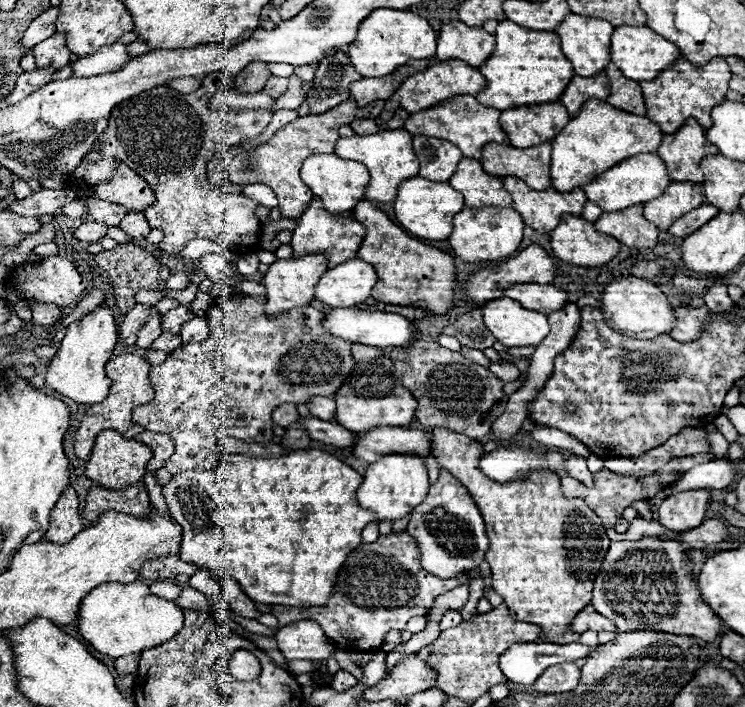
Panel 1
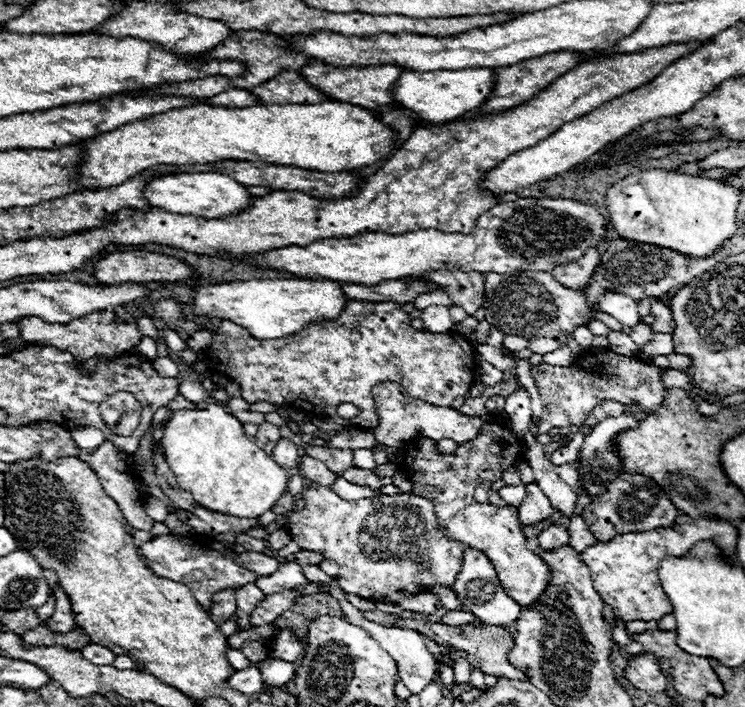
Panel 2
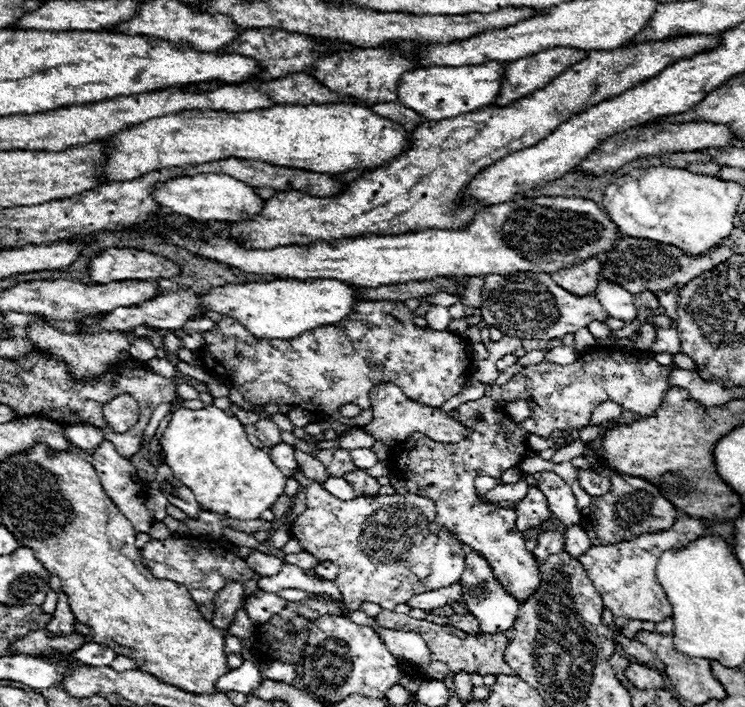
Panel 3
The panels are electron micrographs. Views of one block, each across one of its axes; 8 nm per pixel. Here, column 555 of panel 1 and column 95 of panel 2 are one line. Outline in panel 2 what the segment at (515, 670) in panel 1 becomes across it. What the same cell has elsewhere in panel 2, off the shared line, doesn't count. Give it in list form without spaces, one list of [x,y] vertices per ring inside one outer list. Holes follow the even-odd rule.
[[[88,644],[88,646],[84,646],[84,648],[80,650],[80,654],[82,654],[84,660],[88,660],[88,662],[92,662],[92,664],[98,664],[98,666],[108,666],[108,664],[112,664],[114,658],[116,658],[112,650],[104,648],[104,646],[100,646],[100,644]]]

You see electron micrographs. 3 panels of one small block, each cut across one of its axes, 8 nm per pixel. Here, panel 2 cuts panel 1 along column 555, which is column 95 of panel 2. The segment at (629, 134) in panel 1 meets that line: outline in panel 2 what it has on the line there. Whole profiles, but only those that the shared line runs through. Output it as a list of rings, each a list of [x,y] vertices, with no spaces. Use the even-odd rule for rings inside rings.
[[[326,102],[326,104],[260,104],[258,108],[214,108],[214,106],[190,106],[190,108],[178,108],[174,112],[162,112],[158,116],[134,122],[134,124],[126,124],[126,128],[118,128],[118,132],[106,132],[106,136],[96,136],[94,140],[86,140],[84,144],[88,146],[88,154],[82,162],[82,182],[88,190],[94,188],[102,188],[102,186],[116,186],[128,178],[138,176],[144,170],[154,170],[156,166],[182,166],[182,164],[208,164],[208,162],[220,162],[220,160],[262,160],[268,164],[280,164],[280,166],[296,166],[296,168],[304,168],[304,170],[316,170],[316,172],[350,172],[354,168],[362,168],[362,166],[372,166],[376,162],[380,162],[382,158],[386,158],[394,144],[396,144],[396,132],[386,126],[384,122],[380,122],[380,118],[376,118],[370,110],[366,108],[356,108],[350,104],[342,104],[342,102]]]

